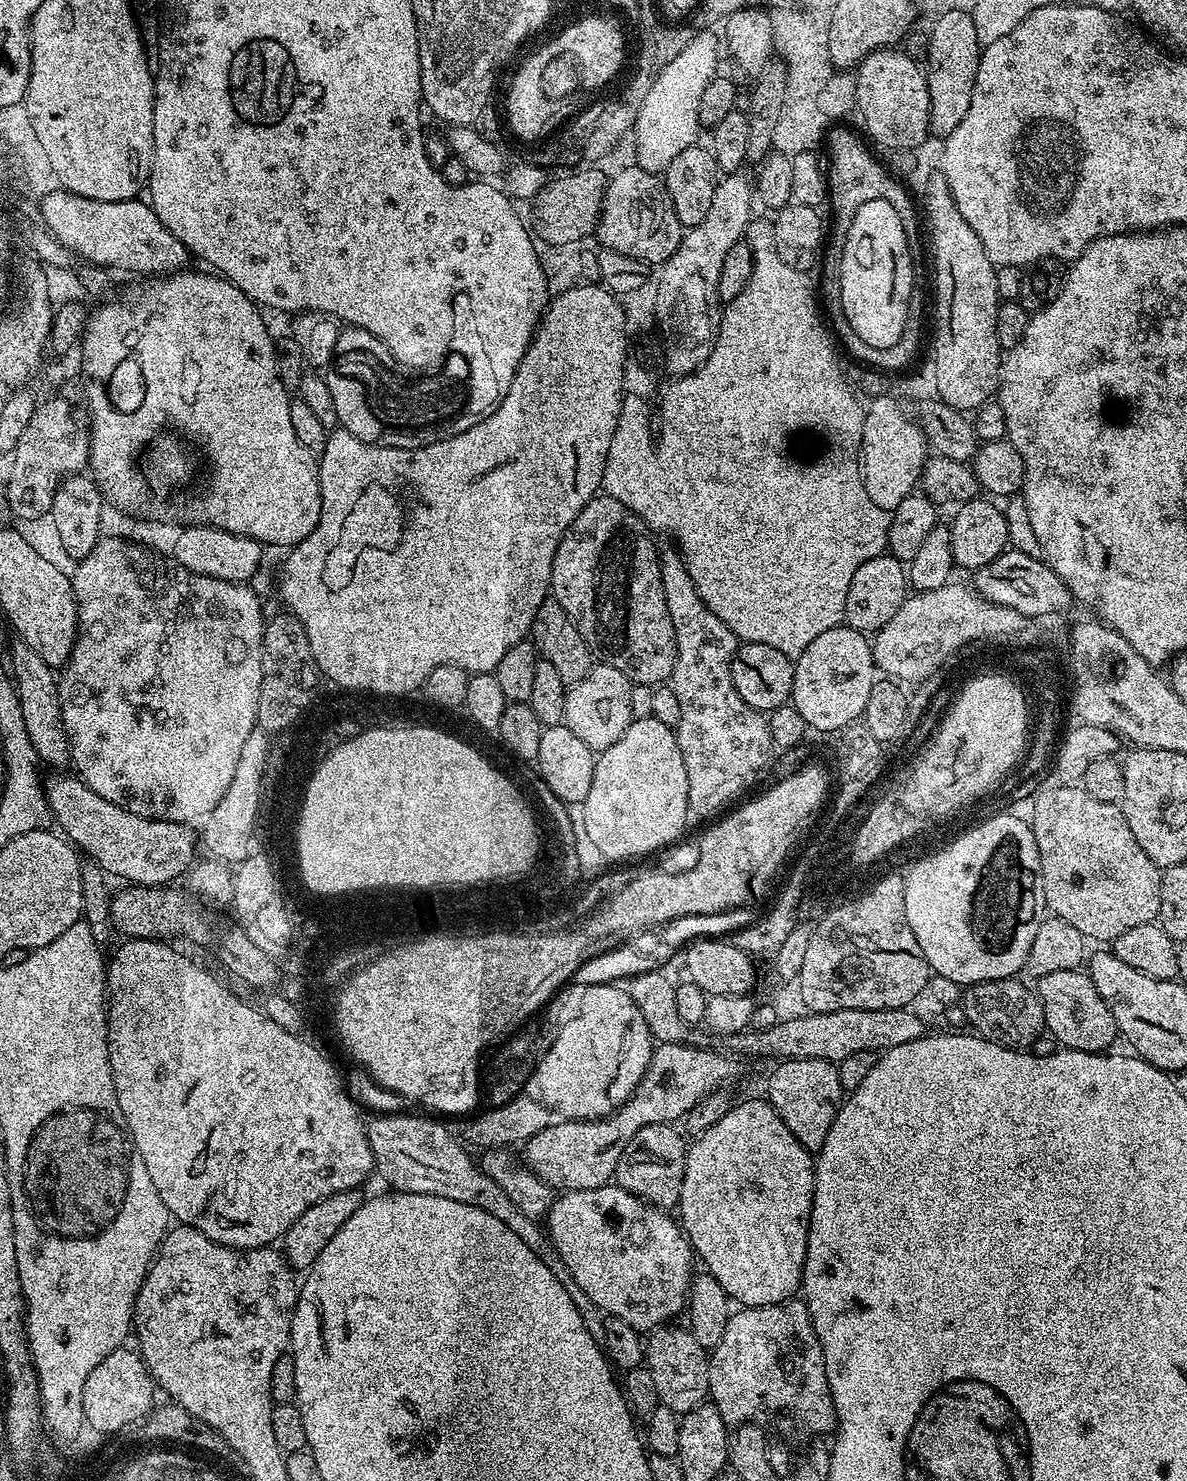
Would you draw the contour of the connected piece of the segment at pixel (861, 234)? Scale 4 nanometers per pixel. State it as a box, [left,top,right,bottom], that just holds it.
[840,200,916,348]

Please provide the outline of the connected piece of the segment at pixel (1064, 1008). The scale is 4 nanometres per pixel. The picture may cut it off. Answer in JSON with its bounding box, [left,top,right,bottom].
[1034,970,1118,1053]

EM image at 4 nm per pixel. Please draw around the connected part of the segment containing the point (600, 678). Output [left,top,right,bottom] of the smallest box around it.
[564,662,634,754]

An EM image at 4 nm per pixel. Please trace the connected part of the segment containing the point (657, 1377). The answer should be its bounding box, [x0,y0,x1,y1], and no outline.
[644,1326,709,1414]

